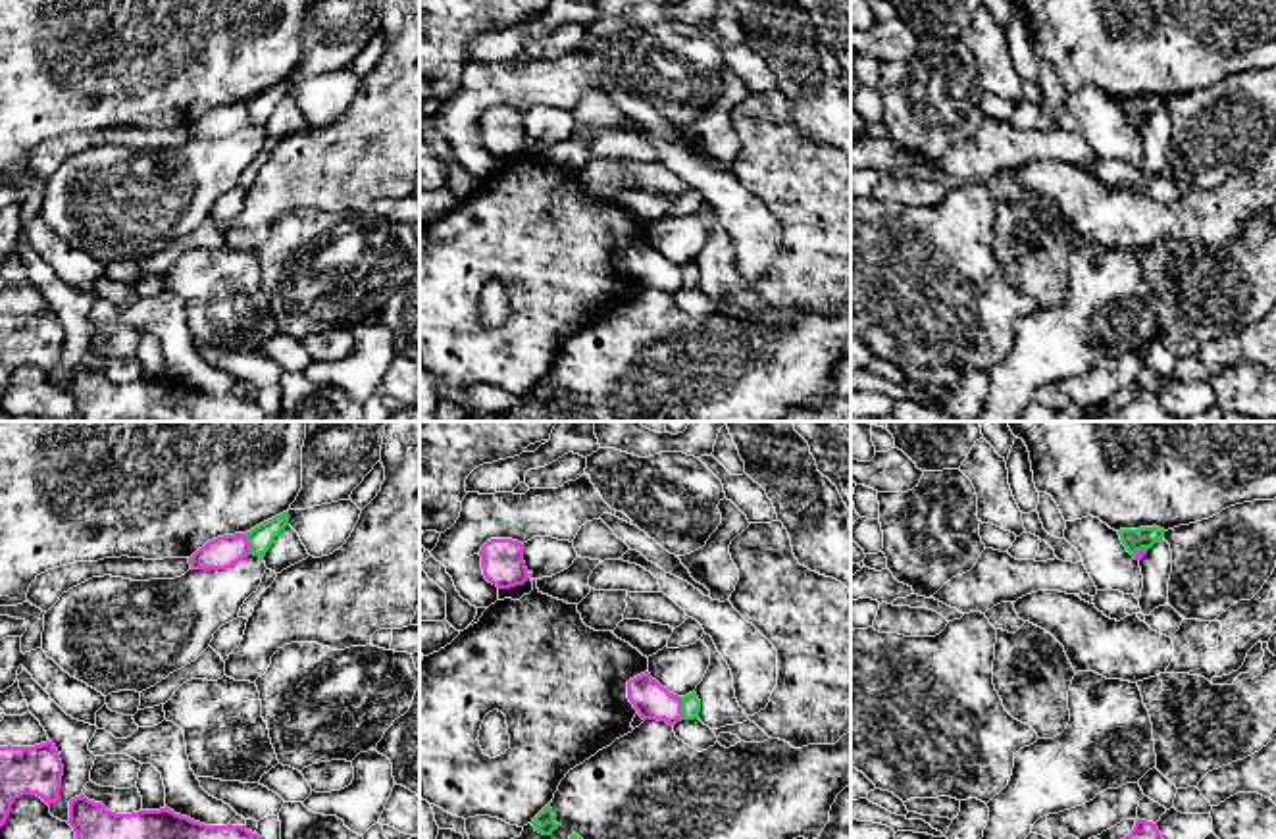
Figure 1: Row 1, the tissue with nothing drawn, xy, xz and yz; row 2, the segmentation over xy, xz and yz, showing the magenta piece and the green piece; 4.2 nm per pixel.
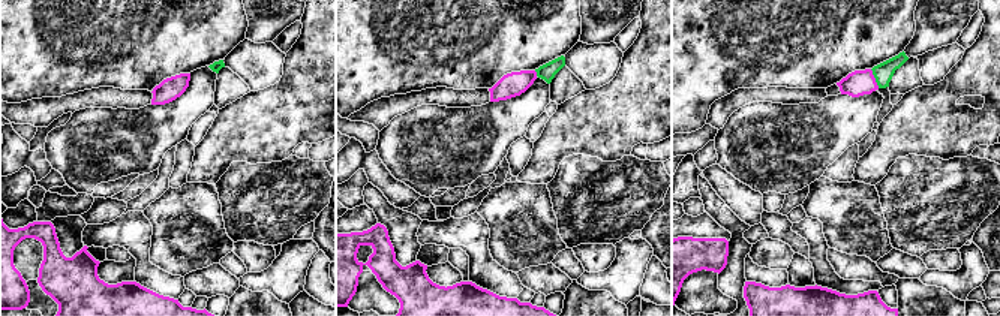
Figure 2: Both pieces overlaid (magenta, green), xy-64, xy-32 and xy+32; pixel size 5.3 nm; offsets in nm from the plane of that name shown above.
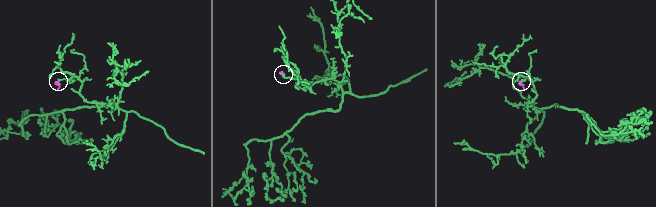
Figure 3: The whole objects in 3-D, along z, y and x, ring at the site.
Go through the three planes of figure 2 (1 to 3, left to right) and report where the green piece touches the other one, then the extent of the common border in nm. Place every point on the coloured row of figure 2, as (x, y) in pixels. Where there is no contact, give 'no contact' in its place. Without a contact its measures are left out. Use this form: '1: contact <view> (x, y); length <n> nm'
1: no contact
2: contact xy-32 (535, 74); length 40 nm
3: contact xy+32 (874, 78); length 120 nm

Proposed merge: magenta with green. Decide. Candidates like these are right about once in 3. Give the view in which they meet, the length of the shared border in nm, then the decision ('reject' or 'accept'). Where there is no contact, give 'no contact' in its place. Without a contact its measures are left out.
xz | 100 nm | reject

